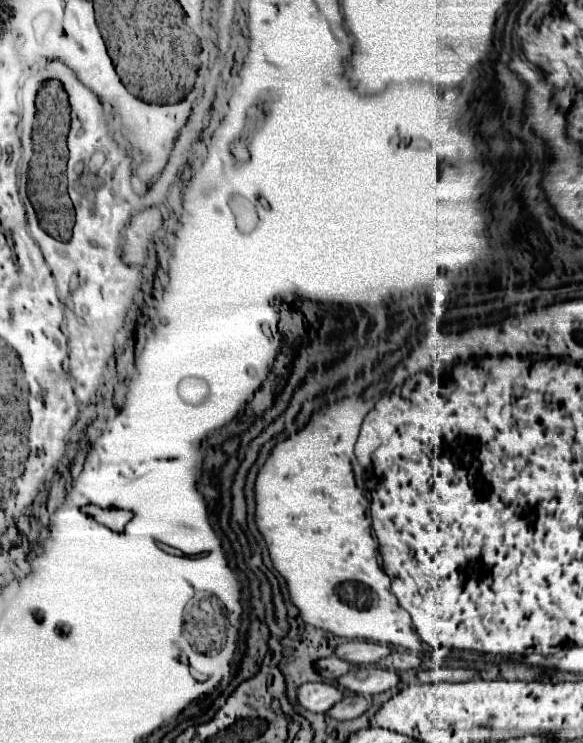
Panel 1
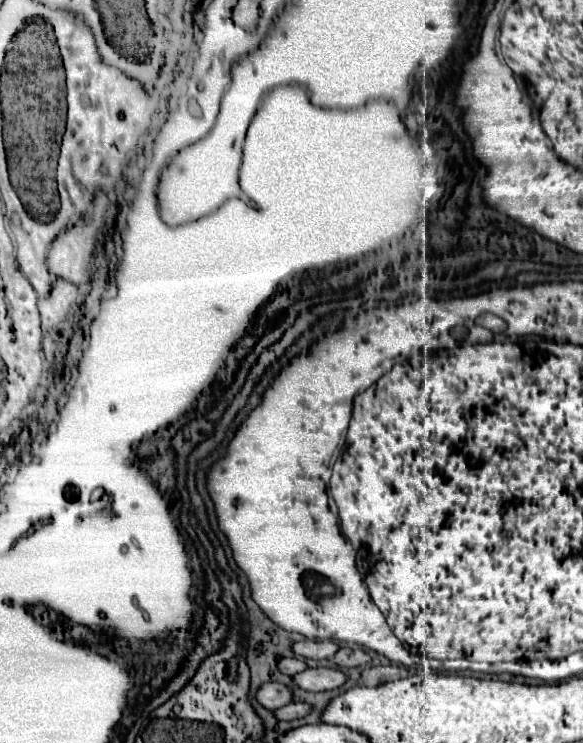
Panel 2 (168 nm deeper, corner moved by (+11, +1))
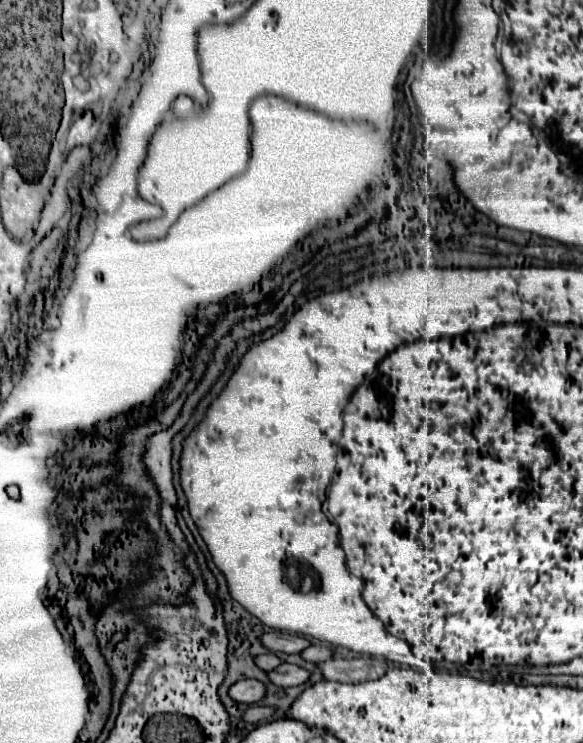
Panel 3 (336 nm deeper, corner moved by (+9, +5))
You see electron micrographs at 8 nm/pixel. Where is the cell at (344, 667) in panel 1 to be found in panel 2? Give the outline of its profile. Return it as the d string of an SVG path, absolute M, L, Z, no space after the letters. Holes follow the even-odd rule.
M281 658L281 660L277 662L277 668L279 668L279 672L283 672L283 674L295 676L295 674L303 672L307 666L305 666L305 662L299 660L299 658Z

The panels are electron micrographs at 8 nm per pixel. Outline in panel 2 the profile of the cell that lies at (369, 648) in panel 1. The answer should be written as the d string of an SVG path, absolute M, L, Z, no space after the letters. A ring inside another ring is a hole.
M301 640L291 644L291 650L299 658L313 658L313 660L327 660L331 658L339 646L335 642L315 642L315 640Z

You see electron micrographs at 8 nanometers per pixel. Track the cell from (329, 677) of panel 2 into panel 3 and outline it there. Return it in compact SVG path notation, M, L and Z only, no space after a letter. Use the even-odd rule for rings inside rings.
M281 664L279 668L269 672L269 678L273 684L281 686L281 688L289 688L289 686L299 686L305 684L309 680L309 672L297 664Z

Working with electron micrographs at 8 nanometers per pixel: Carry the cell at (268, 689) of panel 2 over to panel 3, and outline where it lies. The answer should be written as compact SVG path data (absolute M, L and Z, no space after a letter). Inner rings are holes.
M241 680L241 682L237 682L237 684L231 686L229 694L231 694L231 698L237 700L237 702L257 704L259 700L265 698L267 688L265 688L265 684L259 682L259 680Z

